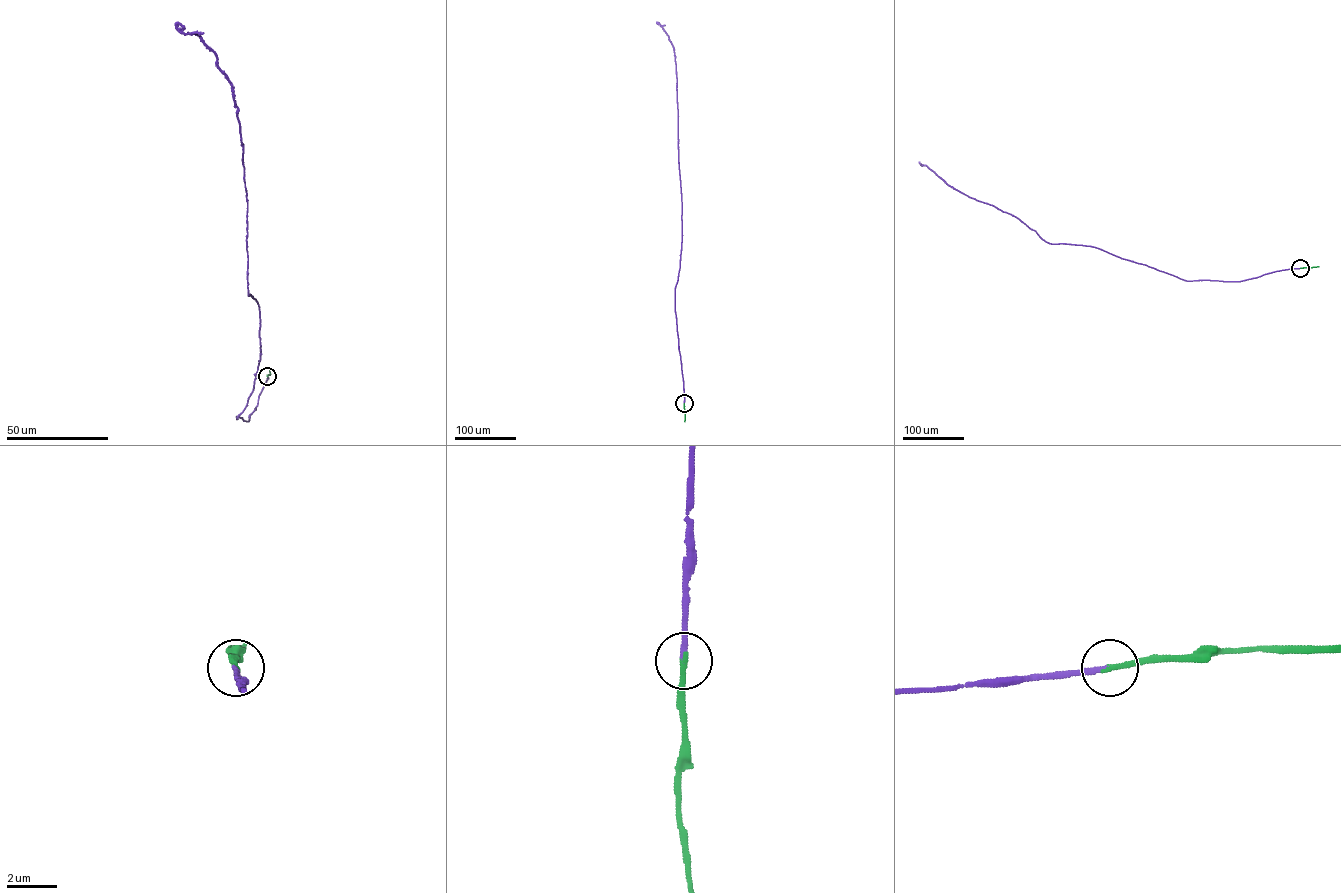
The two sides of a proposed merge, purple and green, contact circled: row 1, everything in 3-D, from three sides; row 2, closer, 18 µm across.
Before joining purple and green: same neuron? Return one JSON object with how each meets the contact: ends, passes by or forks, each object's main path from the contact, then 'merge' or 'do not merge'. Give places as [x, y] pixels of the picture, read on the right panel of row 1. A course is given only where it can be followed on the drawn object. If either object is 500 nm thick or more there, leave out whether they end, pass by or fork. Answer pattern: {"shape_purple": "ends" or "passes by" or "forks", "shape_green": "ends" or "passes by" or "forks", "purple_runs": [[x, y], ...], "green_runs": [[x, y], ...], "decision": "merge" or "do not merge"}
{"shape_purple": "ends", "shape_green": "ends", "purple_runs": [[1300, 268], [1240, 281], [1186, 281], [1097, 248], [1050, 243], [1015, 217], [948, 185], [919, 162]], "green_runs": [[1300, 268], [1319, 266]], "decision": "merge"}

